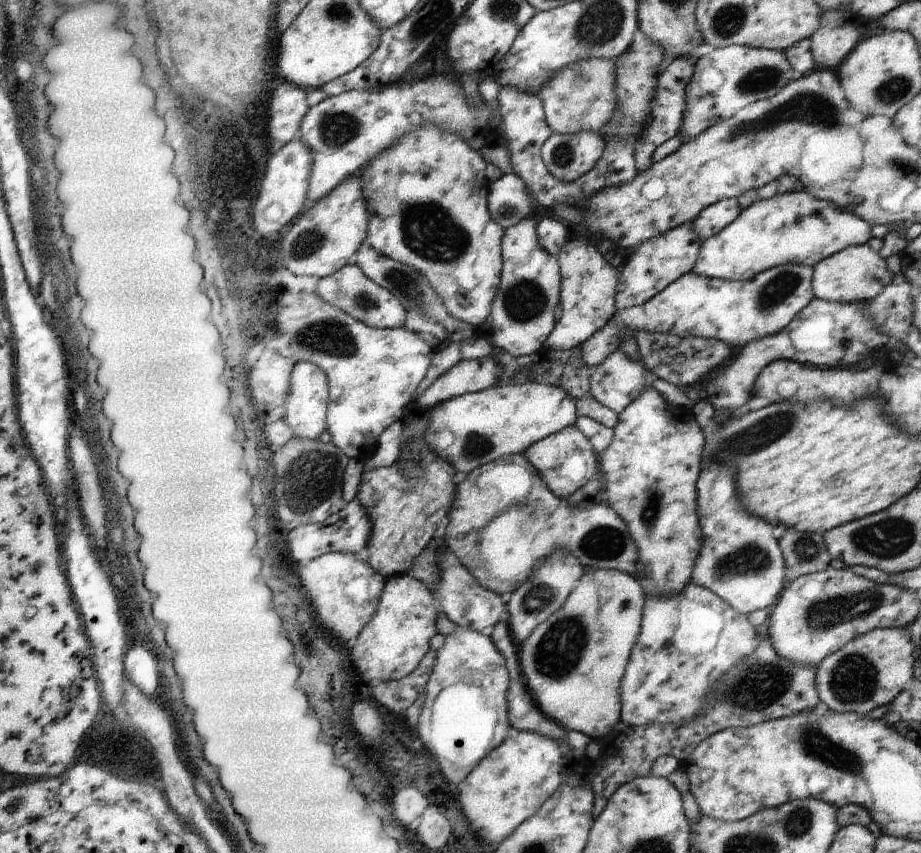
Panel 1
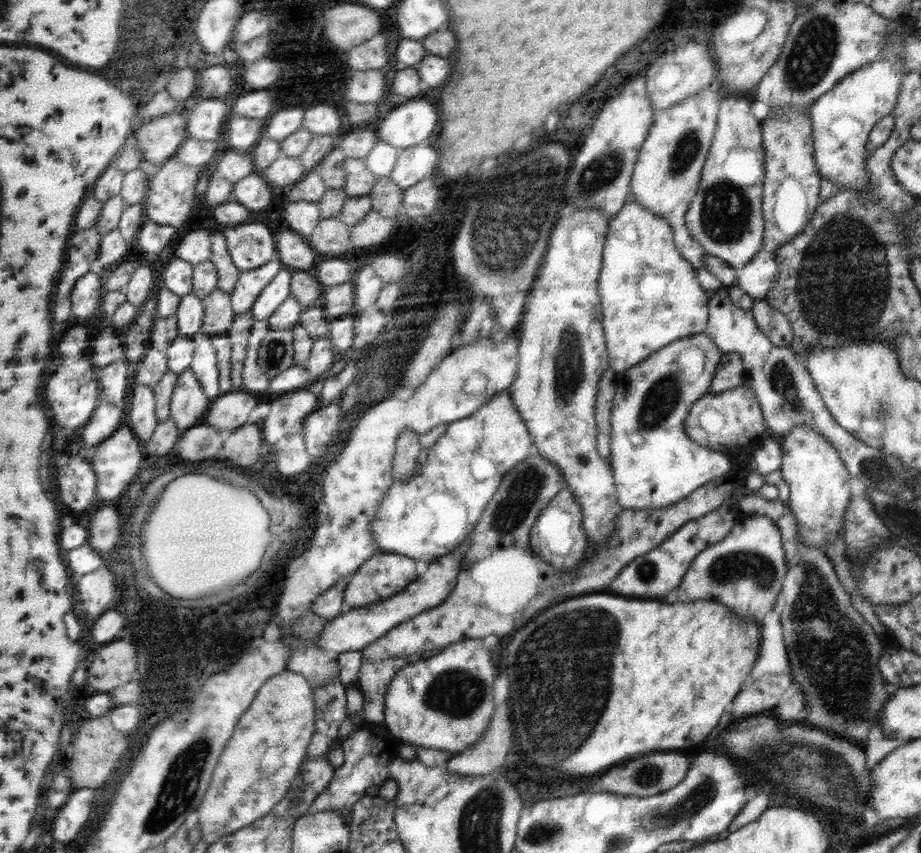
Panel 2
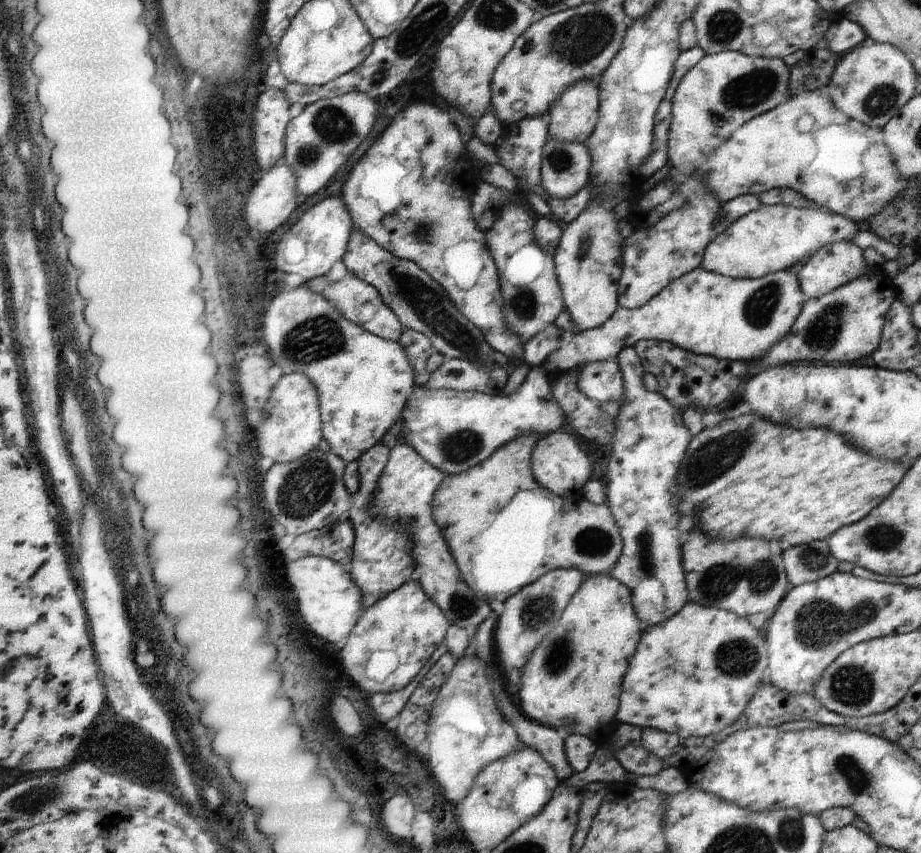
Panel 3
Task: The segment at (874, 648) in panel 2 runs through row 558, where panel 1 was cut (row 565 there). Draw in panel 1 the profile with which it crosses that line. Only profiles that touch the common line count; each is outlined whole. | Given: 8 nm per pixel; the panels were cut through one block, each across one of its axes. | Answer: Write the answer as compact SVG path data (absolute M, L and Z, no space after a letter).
M792 528L783 531L779 546L785 561L786 582L828 568L833 559L821 532L796 532Z

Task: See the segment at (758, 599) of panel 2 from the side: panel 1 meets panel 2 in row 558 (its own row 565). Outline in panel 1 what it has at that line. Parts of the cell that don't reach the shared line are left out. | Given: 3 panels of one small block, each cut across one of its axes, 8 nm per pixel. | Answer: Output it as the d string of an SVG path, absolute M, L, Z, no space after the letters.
M722 468L701 470L696 491L698 492L696 514L698 514L704 544L696 558L690 582L708 588L741 614L748 615L756 610L773 608L778 603L780 594L787 583L783 553L779 546L779 540L773 536L773 527L766 520L750 514L742 506L740 494L738 494L738 484L736 484L736 470L727 468L727 473Z

